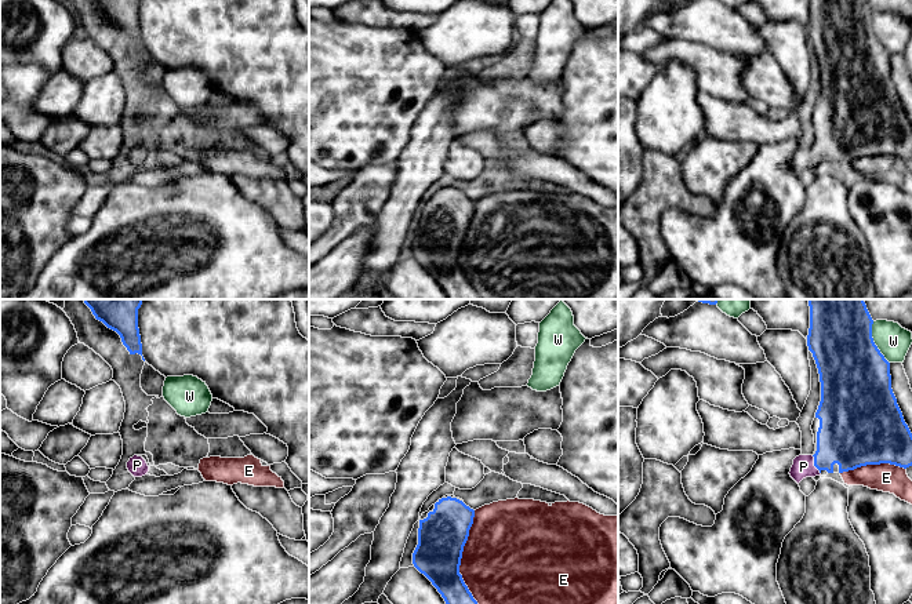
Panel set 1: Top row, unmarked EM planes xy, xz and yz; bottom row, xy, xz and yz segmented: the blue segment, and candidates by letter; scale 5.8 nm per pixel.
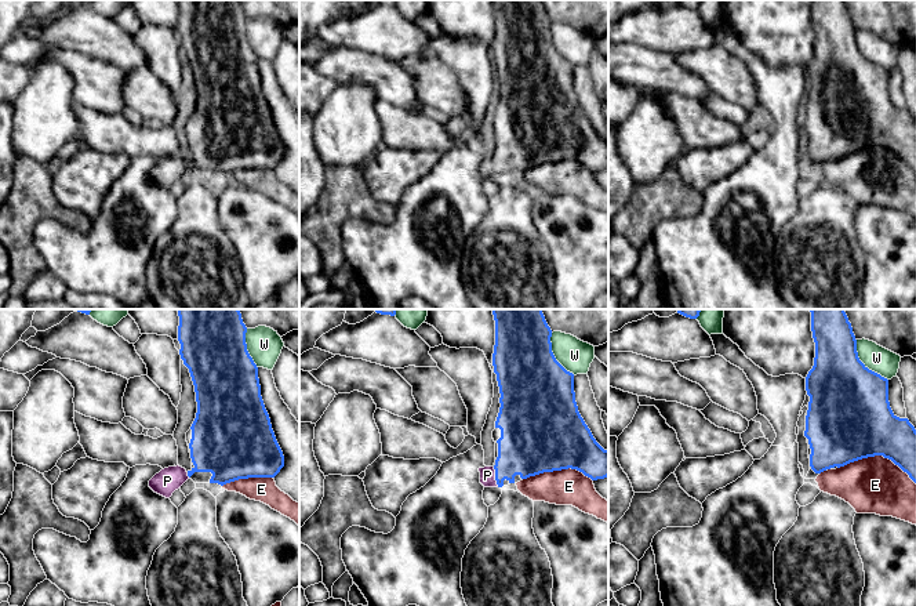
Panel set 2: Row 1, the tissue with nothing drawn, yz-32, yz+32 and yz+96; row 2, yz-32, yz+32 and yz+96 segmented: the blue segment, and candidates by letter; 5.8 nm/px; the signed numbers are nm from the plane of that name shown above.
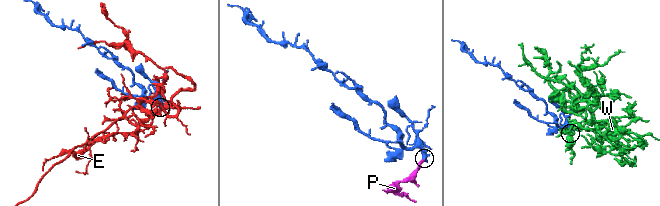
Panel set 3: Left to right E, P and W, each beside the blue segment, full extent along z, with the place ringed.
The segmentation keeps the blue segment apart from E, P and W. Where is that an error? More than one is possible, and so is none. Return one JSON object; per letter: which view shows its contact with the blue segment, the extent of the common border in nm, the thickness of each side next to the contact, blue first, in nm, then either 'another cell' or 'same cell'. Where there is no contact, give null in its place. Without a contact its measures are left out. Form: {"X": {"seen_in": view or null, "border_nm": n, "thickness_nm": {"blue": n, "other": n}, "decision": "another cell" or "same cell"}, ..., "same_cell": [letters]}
{"E": {"seen_in": "xz", "border_nm": 550, "thickness_nm": {"blue": 280, "other": 500}, "decision": "another cell"}, "P": {"seen_in": "yz", "border_nm": 120, "thickness_nm": {"blue": 340, "other": 130}, "decision": "same cell"}, "W": {"seen_in": "yz", "border_nm": 260, "thickness_nm": {"blue": 400, "other": 200}, "decision": "another cell"}, "same_cell": ["P"]}

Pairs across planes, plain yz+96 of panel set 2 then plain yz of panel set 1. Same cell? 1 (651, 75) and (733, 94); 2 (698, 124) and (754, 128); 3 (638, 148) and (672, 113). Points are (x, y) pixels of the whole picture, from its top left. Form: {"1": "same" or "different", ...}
{"1": "same", "2": "same", "3": "same"}

